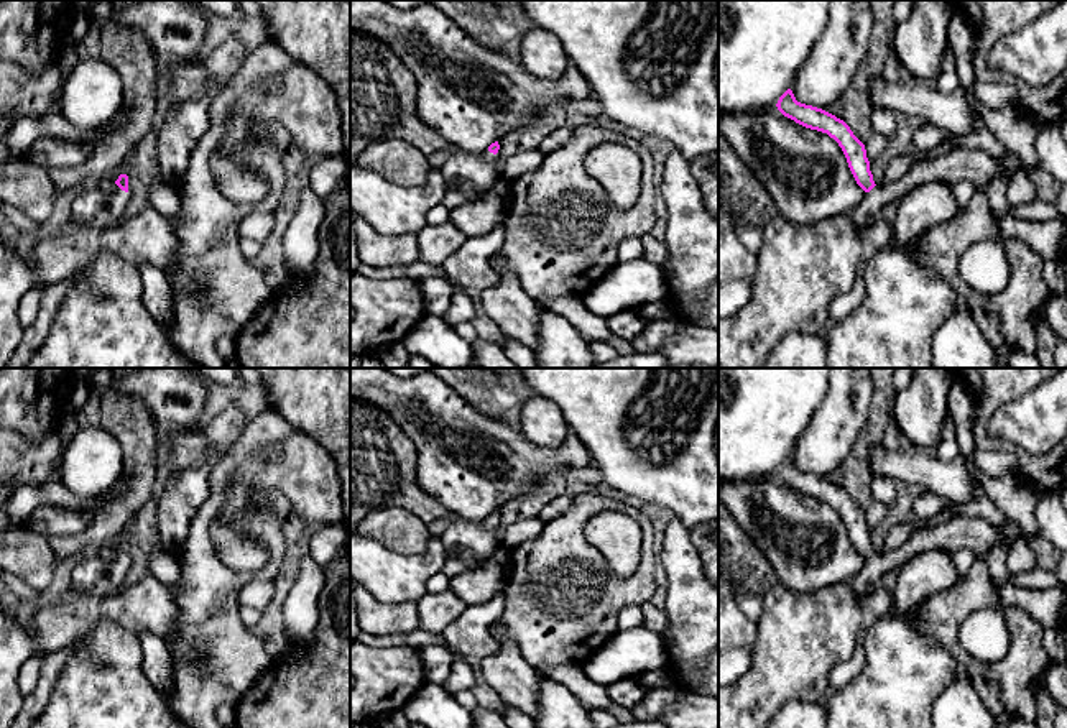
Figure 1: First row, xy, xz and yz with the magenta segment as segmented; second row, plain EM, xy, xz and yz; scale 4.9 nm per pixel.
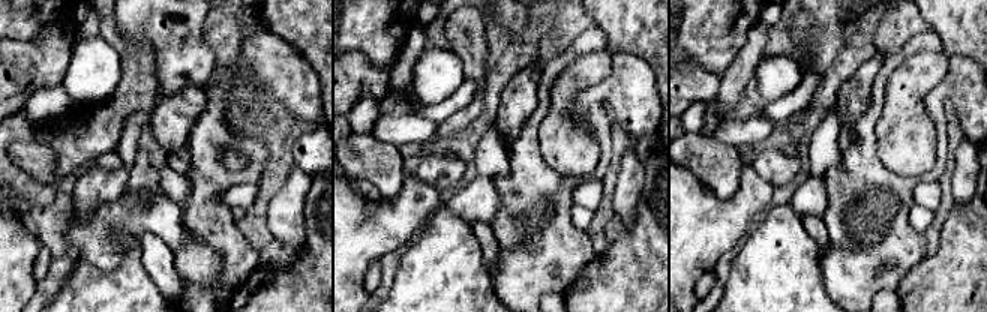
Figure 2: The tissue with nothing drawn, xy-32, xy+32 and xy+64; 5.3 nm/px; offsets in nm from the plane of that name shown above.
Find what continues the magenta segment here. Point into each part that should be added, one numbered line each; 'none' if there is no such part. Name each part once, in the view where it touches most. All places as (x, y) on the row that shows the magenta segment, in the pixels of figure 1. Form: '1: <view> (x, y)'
1: xy (99, 209)

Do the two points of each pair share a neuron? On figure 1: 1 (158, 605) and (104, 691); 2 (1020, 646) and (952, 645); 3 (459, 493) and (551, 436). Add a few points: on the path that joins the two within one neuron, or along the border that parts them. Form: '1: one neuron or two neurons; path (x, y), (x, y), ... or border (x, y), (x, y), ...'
1: two neurons; border (101, 622), (109, 618), (137, 636)
2: one neuron; path (1006, 664), (1000, 671), (979, 671), (969, 663)
3: two neurons; border (520, 429), (526, 439), (549, 447), (569, 433)

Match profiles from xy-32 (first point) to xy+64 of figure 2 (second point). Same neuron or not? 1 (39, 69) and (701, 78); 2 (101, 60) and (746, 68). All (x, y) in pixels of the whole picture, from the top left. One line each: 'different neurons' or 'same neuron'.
1: same neuron
2: different neurons

